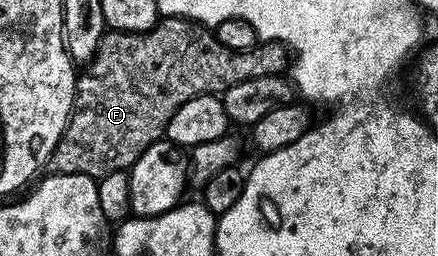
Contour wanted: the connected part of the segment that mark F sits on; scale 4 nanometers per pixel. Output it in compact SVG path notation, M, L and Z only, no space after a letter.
M179 18L157 19L155 26L148 32L105 31L96 55L79 73L76 103L64 128L64 137L52 151L51 171L57 176L86 174L99 178L108 172L131 169L133 162L167 133L174 110L190 102L192 96L221 94L228 87L246 82L247 79L279 76L289 64L289 53L282 44L260 42L251 52L235 52L219 44L211 31Z

